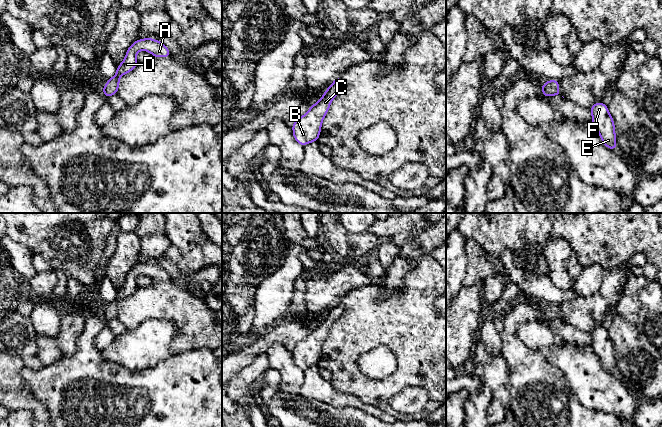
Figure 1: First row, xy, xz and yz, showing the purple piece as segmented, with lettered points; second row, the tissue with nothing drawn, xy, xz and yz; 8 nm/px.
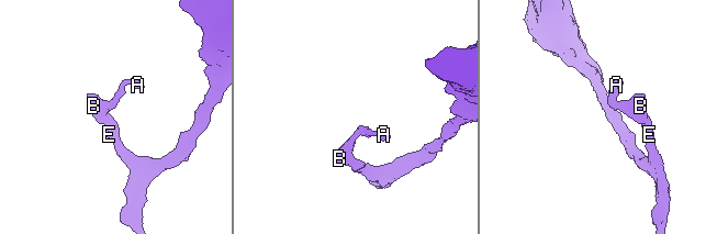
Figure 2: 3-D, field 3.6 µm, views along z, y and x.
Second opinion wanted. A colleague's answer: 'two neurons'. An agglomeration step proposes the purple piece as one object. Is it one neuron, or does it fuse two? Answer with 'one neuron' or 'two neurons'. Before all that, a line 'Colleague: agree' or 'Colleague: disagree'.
Colleague: disagree
one neuron

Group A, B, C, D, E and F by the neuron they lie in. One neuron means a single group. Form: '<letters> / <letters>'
A B C D E F

